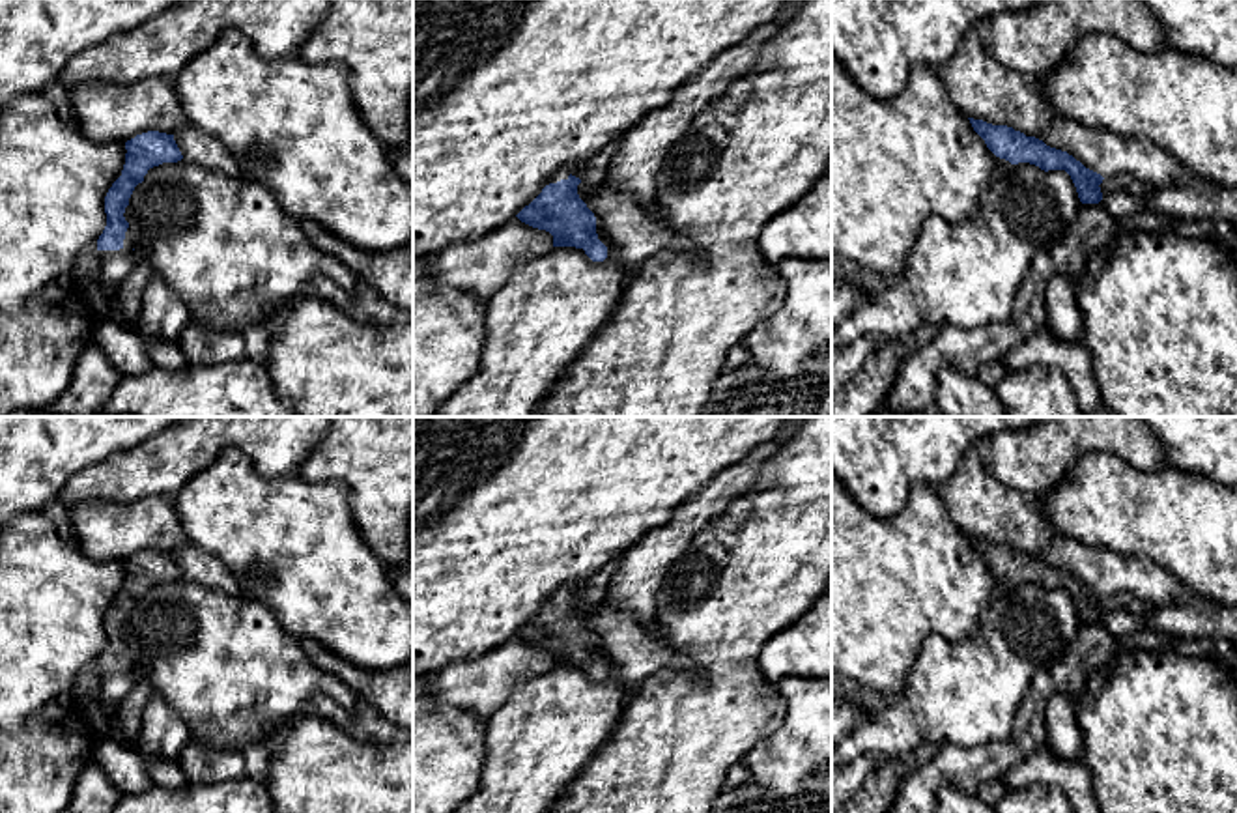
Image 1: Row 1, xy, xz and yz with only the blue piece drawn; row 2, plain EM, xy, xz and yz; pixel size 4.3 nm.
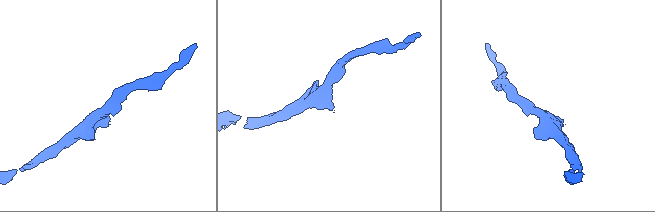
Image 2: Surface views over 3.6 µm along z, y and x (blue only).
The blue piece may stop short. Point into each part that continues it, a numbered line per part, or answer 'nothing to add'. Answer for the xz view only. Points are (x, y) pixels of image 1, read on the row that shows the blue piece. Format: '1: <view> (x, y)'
nothing to add

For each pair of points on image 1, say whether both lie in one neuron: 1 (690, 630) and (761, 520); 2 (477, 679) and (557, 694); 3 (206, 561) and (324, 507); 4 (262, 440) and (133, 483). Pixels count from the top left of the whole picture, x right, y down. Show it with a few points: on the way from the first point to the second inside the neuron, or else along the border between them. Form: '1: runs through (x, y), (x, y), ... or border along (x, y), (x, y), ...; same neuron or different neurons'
1: runs through (718, 602), (761, 559), (761, 548); same neuron
2: border along (554, 666), (526, 681), (488, 716); different neurons
3: border along (189, 539), (213, 552), (232, 572), (241, 591); different neurons
4: runs through (230, 436), (200, 436), (165, 462); same neuron

